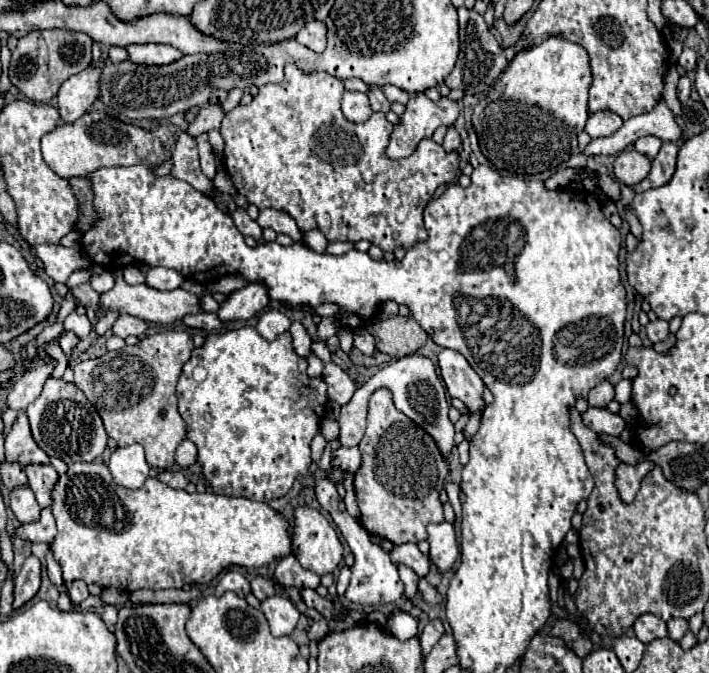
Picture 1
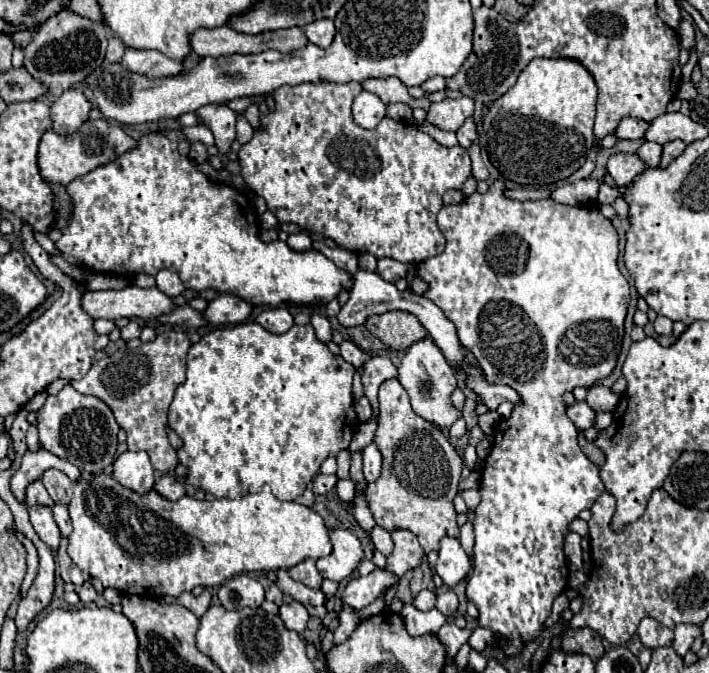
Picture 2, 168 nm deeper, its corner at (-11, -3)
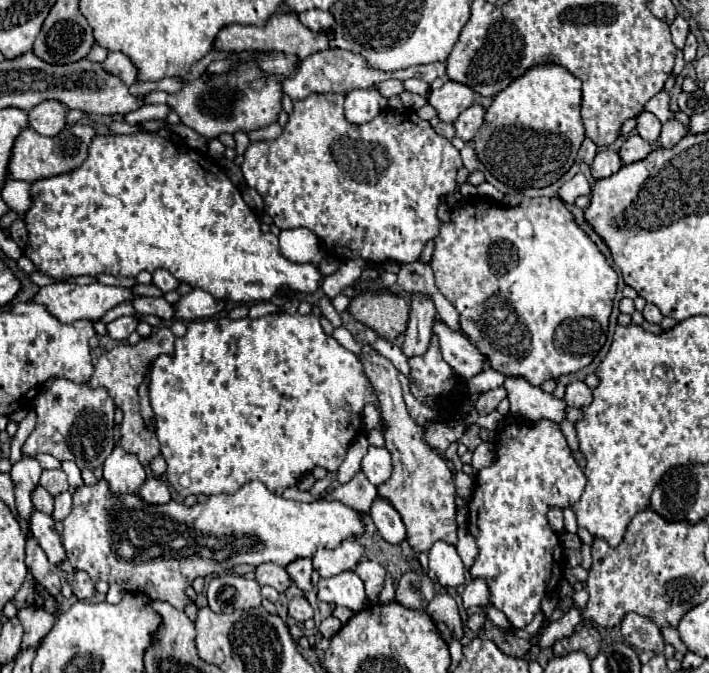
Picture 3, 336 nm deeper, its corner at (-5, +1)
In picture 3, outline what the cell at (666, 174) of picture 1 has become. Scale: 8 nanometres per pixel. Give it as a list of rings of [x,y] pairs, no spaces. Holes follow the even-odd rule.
[[[668,120],[664,126],[662,126],[662,134],[660,134],[660,142],[658,146],[664,146],[664,148],[672,148],[680,142],[682,136],[686,136],[686,128],[684,124],[680,124],[678,120]]]

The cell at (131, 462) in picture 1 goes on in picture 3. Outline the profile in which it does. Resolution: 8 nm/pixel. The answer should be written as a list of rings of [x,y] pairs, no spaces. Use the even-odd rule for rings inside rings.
[[[116,446],[104,462],[104,480],[112,494],[128,494],[138,492],[146,480],[146,472],[136,456],[130,456],[126,450]]]

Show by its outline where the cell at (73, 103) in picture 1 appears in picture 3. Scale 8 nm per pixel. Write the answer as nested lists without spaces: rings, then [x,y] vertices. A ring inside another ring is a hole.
[[[44,100],[28,112],[28,126],[42,136],[56,136],[66,126],[66,112],[64,104]]]

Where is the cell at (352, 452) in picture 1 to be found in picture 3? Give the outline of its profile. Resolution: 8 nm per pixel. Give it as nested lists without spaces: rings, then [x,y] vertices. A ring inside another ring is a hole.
[[[368,448],[368,454],[362,460],[362,472],[366,474],[366,478],[374,484],[380,486],[384,484],[390,474],[392,474],[392,460],[390,460],[390,452],[386,448]]]

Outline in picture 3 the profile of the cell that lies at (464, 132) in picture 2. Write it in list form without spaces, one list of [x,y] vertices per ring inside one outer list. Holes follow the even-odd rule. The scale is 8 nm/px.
[[[472,104],[468,110],[464,110],[464,112],[458,116],[458,120],[454,122],[454,126],[456,126],[456,136],[462,138],[464,142],[472,140],[472,138],[476,136],[478,128],[480,128],[482,122],[484,122],[484,112],[486,112],[486,110],[484,110],[480,104]]]

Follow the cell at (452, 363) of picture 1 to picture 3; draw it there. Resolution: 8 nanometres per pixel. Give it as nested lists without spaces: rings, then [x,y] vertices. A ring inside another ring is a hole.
[[[506,378],[504,388],[508,390],[508,400],[510,400],[510,412],[514,418],[524,420],[524,422],[538,422],[542,418],[552,420],[552,422],[562,422],[564,420],[564,408],[562,400],[554,398],[552,394],[546,394],[538,386],[530,386],[522,378]]]

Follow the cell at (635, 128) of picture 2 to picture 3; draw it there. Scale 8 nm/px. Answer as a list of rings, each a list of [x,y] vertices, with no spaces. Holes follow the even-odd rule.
[[[642,112],[642,114],[638,114],[636,130],[638,130],[638,134],[640,134],[648,144],[658,144],[662,124],[658,122],[658,118],[656,118],[654,114],[650,114],[650,112]]]

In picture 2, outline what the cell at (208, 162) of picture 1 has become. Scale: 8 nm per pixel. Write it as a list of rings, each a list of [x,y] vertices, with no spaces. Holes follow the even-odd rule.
[[[204,106],[200,108],[198,112],[198,118],[204,126],[210,128],[210,132],[214,134],[214,140],[216,140],[216,148],[220,152],[220,156],[226,156],[230,152],[230,144],[234,142],[236,138],[236,130],[234,130],[234,124],[236,124],[236,112],[232,112],[228,106]]]

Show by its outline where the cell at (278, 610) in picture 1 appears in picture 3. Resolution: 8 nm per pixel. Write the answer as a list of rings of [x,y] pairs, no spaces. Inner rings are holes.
[[[294,596],[290,602],[288,602],[288,614],[298,620],[298,622],[304,622],[308,618],[314,616],[314,610],[310,606],[310,602],[304,598],[304,596]]]

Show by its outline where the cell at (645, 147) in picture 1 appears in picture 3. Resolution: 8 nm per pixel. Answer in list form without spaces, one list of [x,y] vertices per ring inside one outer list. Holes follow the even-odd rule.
[[[632,134],[632,136],[628,136],[624,140],[624,144],[620,146],[618,154],[620,154],[622,164],[632,164],[632,162],[638,162],[638,160],[644,160],[652,150],[654,148],[646,140],[642,140],[642,136]]]

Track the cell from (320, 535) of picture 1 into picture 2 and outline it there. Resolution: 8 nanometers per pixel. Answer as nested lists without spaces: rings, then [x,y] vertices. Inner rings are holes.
[[[342,528],[330,530],[330,542],[332,542],[332,554],[318,558],[316,566],[324,578],[342,582],[360,564],[364,552],[360,540]]]

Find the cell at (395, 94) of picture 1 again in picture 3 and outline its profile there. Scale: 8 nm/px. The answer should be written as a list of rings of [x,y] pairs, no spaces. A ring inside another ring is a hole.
[[[410,78],[404,82],[404,88],[408,92],[414,92],[414,94],[420,94],[420,96],[430,96],[430,86],[424,82],[424,80],[418,80],[418,78]]]

